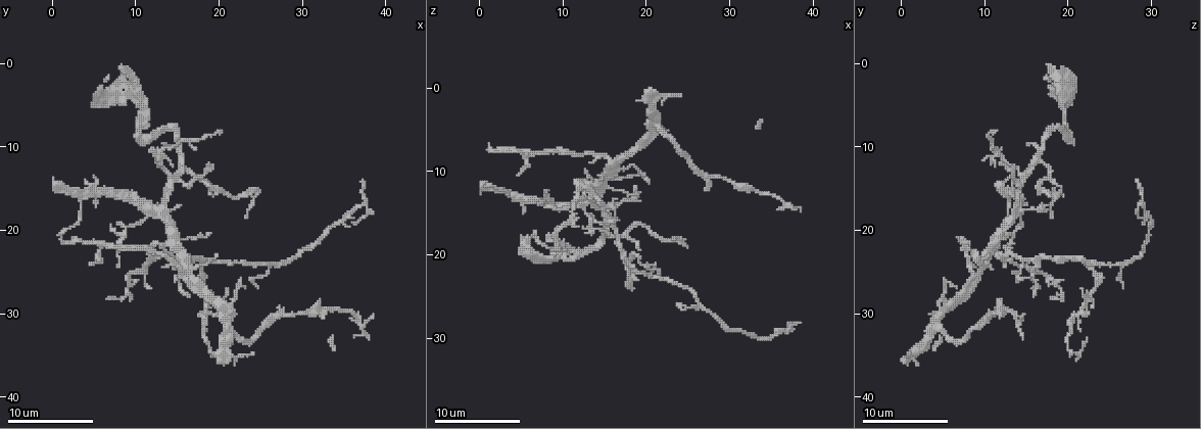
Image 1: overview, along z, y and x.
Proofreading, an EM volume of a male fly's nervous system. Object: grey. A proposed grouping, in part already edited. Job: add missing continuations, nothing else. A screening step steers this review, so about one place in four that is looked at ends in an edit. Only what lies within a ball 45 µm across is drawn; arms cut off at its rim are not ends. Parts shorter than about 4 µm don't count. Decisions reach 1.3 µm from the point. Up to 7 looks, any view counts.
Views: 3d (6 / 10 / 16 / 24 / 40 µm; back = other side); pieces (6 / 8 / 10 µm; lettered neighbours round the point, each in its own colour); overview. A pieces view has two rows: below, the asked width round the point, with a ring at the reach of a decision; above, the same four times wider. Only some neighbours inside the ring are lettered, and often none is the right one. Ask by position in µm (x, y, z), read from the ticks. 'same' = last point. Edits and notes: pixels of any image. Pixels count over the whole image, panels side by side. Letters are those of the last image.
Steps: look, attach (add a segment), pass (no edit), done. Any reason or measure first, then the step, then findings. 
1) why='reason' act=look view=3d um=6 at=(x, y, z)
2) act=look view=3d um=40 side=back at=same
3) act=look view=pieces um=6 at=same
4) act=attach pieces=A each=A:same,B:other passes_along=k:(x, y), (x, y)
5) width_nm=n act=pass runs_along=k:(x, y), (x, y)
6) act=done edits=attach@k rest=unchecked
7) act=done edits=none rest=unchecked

why='tapers out' act=look view=3d um=10 at=(23.0, 26.6, 6.6)

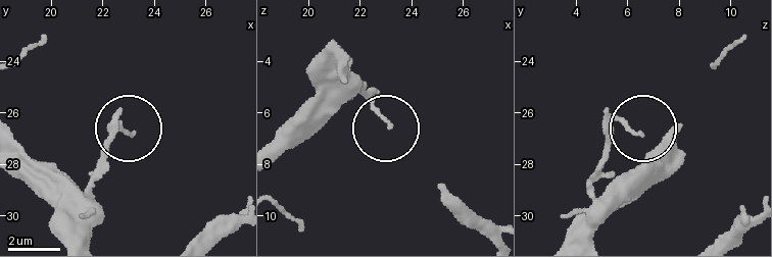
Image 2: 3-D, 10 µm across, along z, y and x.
act=look view=pieces um=10 at=(23.2, 26.9, 6.4)

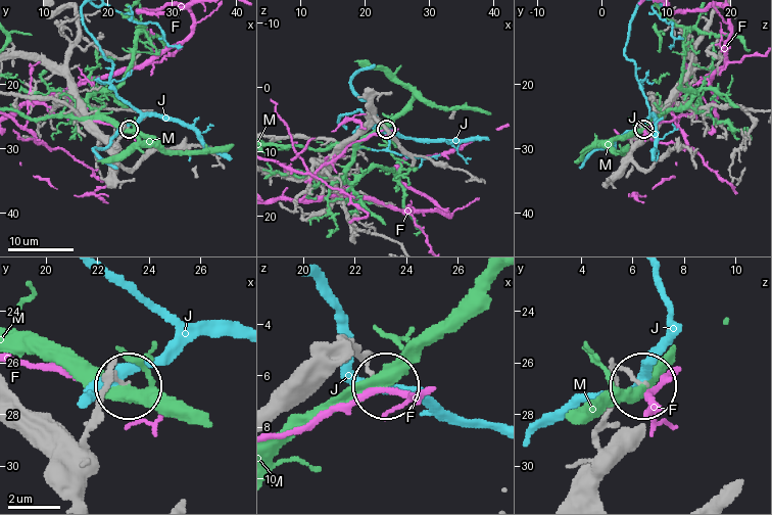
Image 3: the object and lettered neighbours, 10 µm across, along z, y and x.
act=pass each=F:other,J:other,M:other found='none of them fits'

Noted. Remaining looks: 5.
why='branch stops here' act=look view=pieces um=10 at=(16.2, 28.0, 16.0)

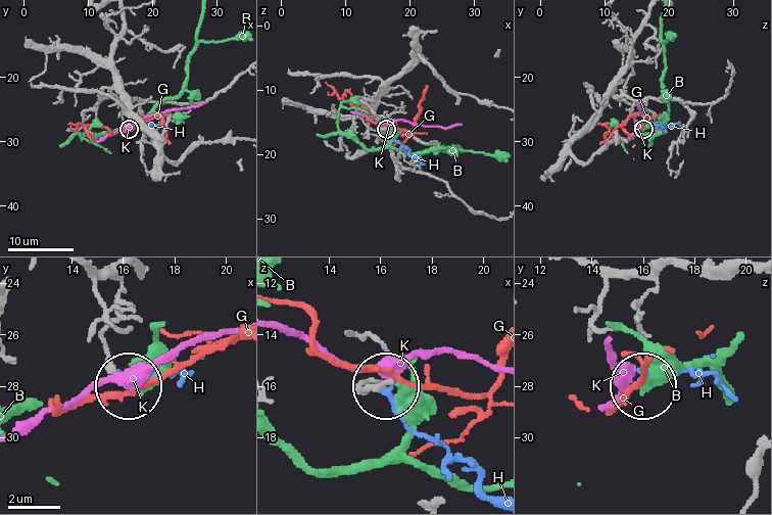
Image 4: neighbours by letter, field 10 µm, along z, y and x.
act=pass each=B:other,G:other,H:other,K:other found='no lettered segment goes on from it'

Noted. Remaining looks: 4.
why='free end' act=look view=pieces um=8 at=(18.6, 12.2, 11.8)

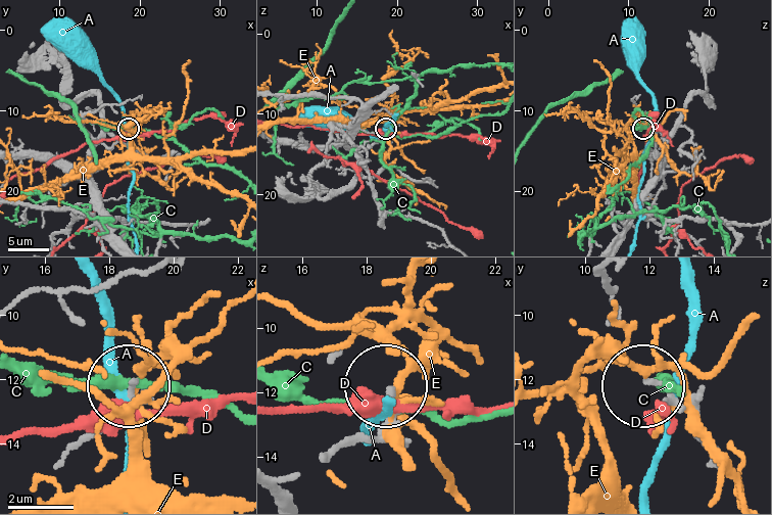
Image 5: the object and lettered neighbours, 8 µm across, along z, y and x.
width_nm=140 act=pass each=A:other,C:other,D:other,E:other runs_along=5:(335, 451), (376, 434), (384, 387) found='no lettered segment goes on from it'

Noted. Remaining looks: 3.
act=done edits=none rest=unchecked

